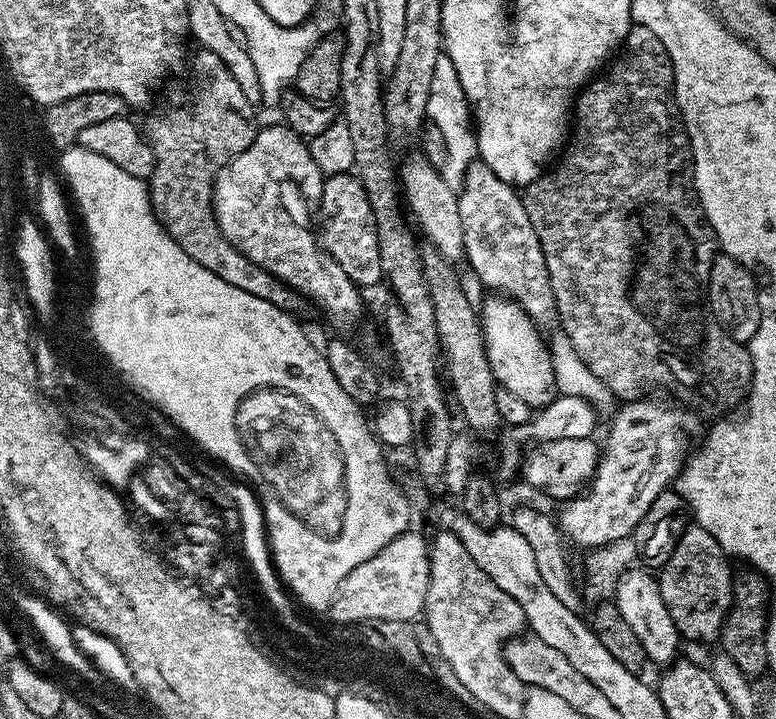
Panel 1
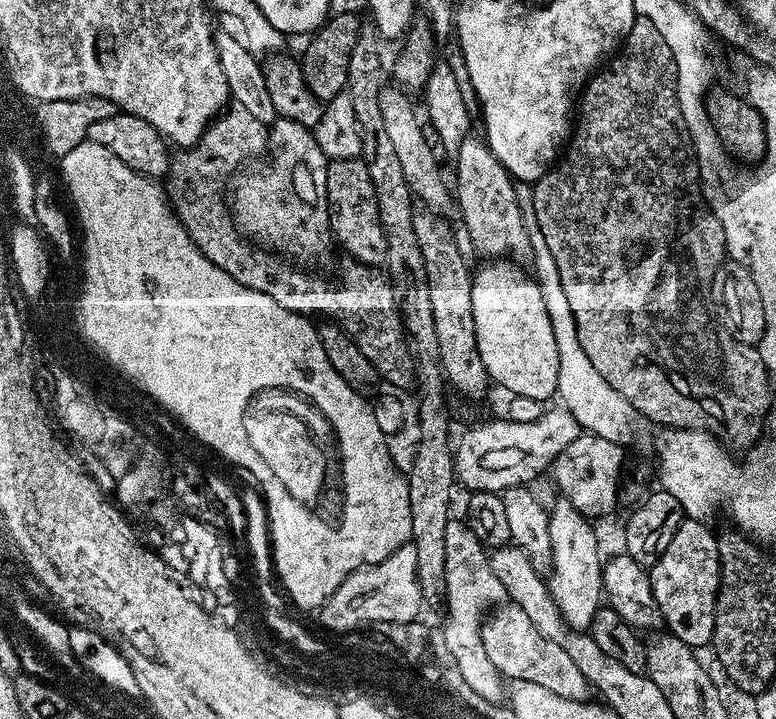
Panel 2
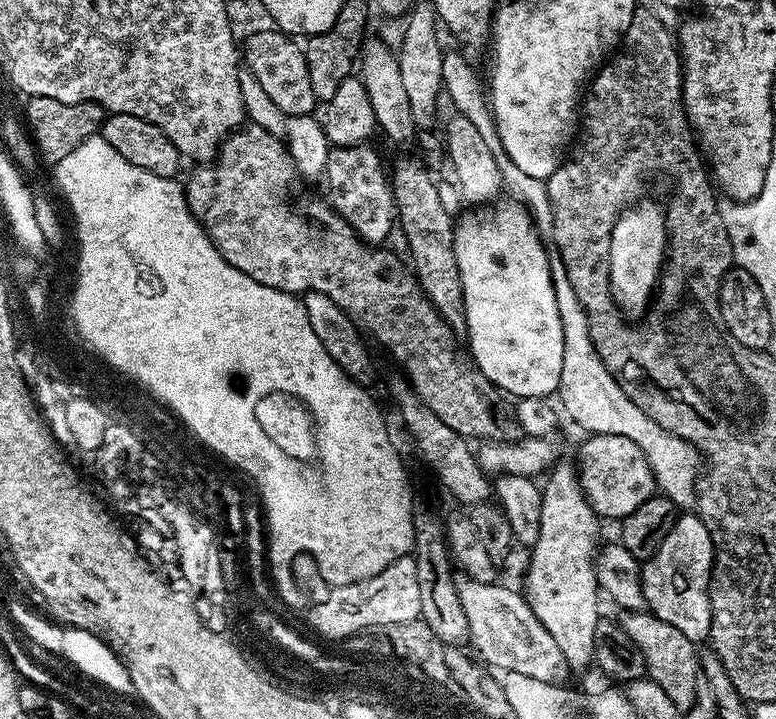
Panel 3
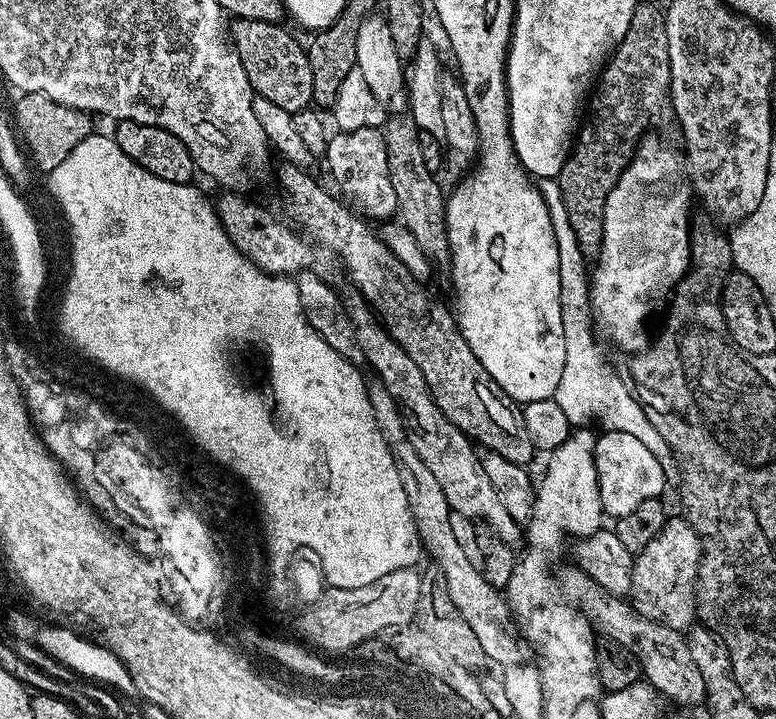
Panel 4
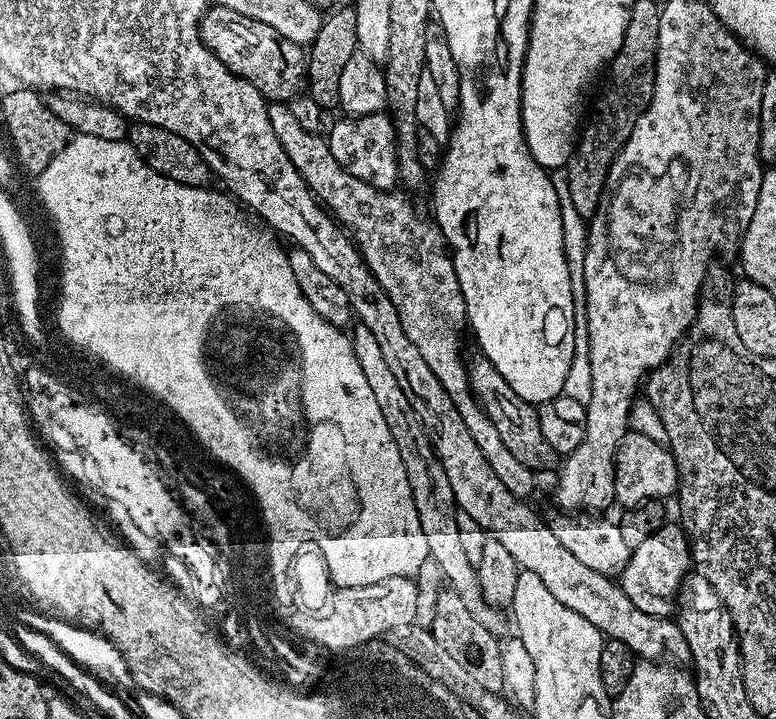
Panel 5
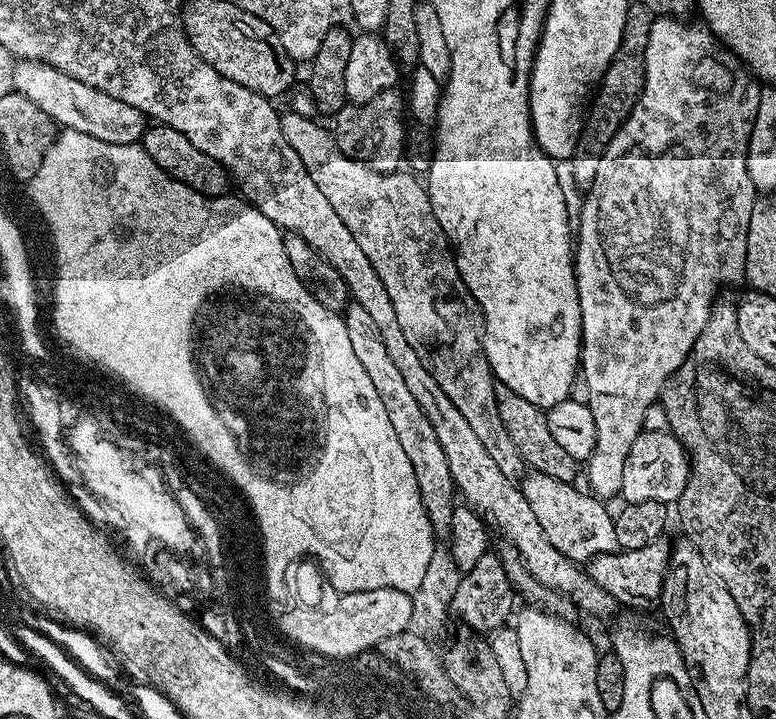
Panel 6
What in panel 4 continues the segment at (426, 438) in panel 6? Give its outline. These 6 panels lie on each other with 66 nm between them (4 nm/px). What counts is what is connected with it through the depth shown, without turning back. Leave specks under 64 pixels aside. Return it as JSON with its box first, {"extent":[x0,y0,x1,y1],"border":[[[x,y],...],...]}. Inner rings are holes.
{"extent":[367,379,521,666],"border":[[[369,379],[367,386],[374,418],[396,458],[398,474],[406,490],[406,502],[410,502],[410,510],[416,523],[416,532],[420,536],[421,545],[426,549],[427,555],[428,552],[432,555],[431,561],[439,566],[442,574],[446,574],[446,590],[450,590],[450,598],[453,599],[454,606],[458,606],[458,612],[462,614],[462,618],[470,622],[470,628],[477,635],[478,642],[482,642],[482,650],[493,665],[496,663],[500,664],[499,666],[507,666],[519,661],[521,659],[521,637],[518,635],[514,615],[505,593],[488,583],[483,571],[476,568],[470,562],[470,558],[466,558],[466,550],[462,550],[462,545],[454,536],[452,508],[446,500],[441,483],[434,478],[433,471],[418,456],[414,448],[413,434],[406,423],[401,404],[391,396],[390,391],[386,390],[386,386],[380,379]]]}

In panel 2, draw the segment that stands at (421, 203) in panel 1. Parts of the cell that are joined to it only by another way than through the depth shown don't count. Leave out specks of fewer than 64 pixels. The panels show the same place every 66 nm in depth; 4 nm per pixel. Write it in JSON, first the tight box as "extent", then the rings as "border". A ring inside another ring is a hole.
{"extent":[378,86,450,214],"border":[[[384,86],[378,94],[378,103],[382,110],[383,121],[386,124],[387,135],[391,139],[391,144],[395,147],[398,154],[399,163],[405,174],[409,190],[417,201],[420,200],[425,209],[437,214],[443,213],[443,208],[450,204],[450,184],[444,181],[444,176],[440,173],[441,161],[430,150],[430,145],[426,142],[424,133],[425,125],[420,124],[416,117],[416,112],[412,109],[412,99],[407,91],[401,90],[396,86]]]}

